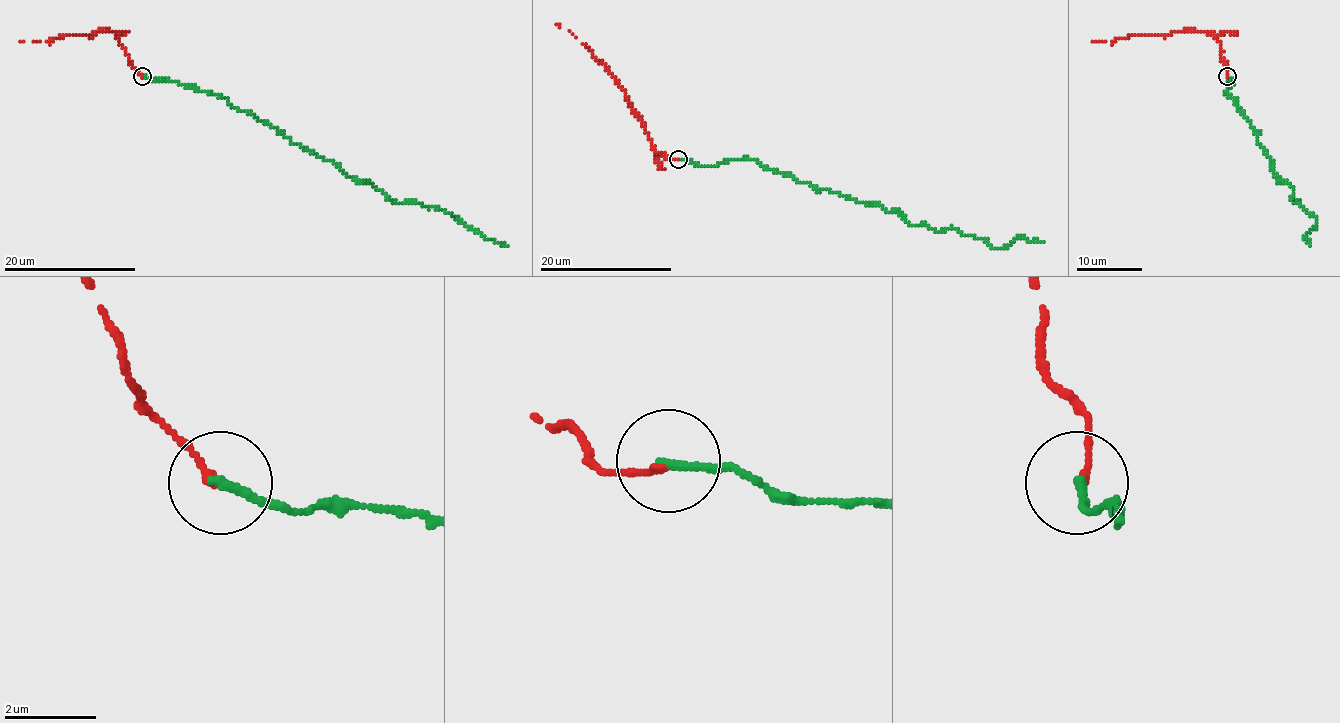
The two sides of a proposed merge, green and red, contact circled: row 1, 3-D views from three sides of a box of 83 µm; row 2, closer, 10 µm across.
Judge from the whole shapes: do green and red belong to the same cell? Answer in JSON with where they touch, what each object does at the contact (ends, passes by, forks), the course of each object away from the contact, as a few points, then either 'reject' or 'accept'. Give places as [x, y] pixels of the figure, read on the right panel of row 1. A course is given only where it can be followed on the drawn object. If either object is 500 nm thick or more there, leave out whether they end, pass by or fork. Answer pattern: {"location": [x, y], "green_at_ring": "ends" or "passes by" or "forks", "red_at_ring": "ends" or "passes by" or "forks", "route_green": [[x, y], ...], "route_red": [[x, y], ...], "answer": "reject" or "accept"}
{"location": [1227, 76], "green_at_ring": "ends", "red_at_ring": "ends", "route_green": [[1226, 75], [1233, 78], [1228, 95], [1272, 171], [1315, 218], [1304, 237], [1310, 246]], "route_red": [[1228, 75], [1220, 42], [1207, 32], [1187, 29], [1165, 36], [1141, 34], [1118, 37], [1113, 42], [1093, 42]], "answer": "accept"}

